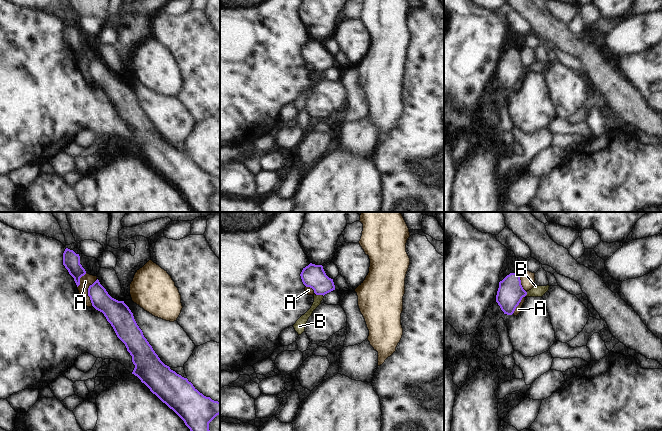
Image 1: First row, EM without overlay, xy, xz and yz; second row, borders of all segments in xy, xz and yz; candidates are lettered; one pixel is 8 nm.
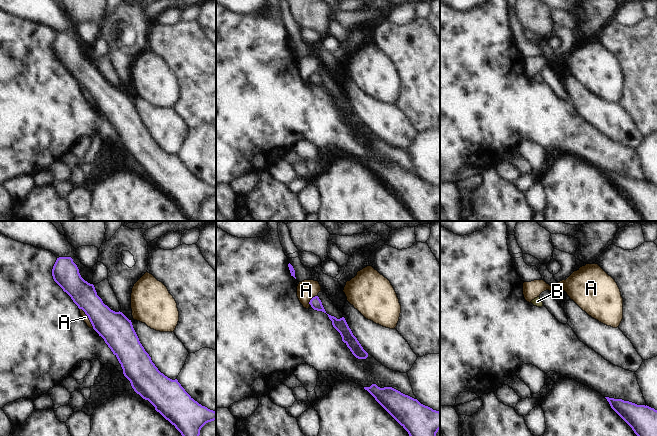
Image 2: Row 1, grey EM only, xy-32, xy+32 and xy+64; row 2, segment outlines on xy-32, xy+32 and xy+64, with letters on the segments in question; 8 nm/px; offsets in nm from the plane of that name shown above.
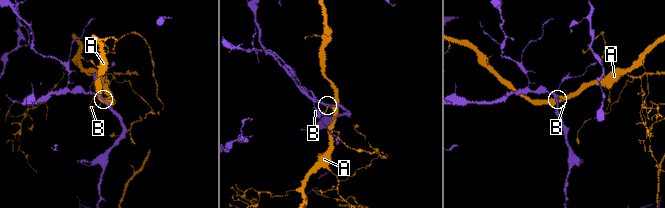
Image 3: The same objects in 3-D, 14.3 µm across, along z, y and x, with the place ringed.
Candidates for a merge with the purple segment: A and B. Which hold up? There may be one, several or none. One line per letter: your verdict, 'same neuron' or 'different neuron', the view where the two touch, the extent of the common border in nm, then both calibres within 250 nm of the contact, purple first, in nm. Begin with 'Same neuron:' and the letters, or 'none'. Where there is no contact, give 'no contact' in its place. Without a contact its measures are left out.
Same neuron: B
A: different neuron; meets purple in xy; contact 220 nm long; 170 nm thick on the purple side, 100 nm on the other
B: same neuron; meets purple in xz; contact 90 nm long; 190 nm thick on the purple side, 70 nm on the other

